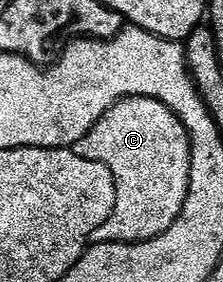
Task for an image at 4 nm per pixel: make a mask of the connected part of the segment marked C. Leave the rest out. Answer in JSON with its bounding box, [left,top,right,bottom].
[74,97,190,246]

